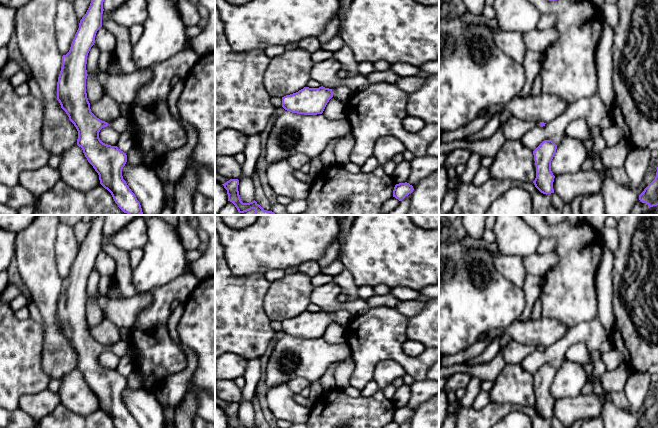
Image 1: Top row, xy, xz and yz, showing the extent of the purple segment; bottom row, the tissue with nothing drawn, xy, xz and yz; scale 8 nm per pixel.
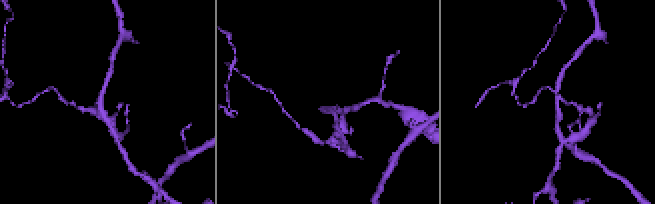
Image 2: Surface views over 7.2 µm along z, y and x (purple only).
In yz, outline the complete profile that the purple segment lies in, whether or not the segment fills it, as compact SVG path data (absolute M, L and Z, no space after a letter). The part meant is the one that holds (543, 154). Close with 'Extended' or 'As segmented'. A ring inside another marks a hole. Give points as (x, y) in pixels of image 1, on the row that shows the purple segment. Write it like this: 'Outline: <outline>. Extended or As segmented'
Outline: M544 140L534 151L536 165L535 187L543 194L554 193L555 176L551 171L551 161L556 153L557 145L552 140Z. As segmented

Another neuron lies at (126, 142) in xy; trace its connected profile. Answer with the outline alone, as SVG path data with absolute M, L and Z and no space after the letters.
M124 135L119 139L117 144L118 149L123 151L124 153L128 153L130 149L134 146L133 138L129 135Z

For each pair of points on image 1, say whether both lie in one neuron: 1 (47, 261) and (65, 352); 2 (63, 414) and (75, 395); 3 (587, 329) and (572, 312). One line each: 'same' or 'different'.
1: same
2: different
3: different

